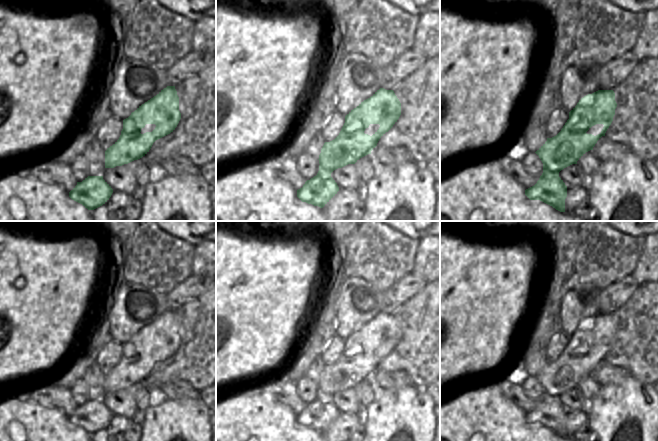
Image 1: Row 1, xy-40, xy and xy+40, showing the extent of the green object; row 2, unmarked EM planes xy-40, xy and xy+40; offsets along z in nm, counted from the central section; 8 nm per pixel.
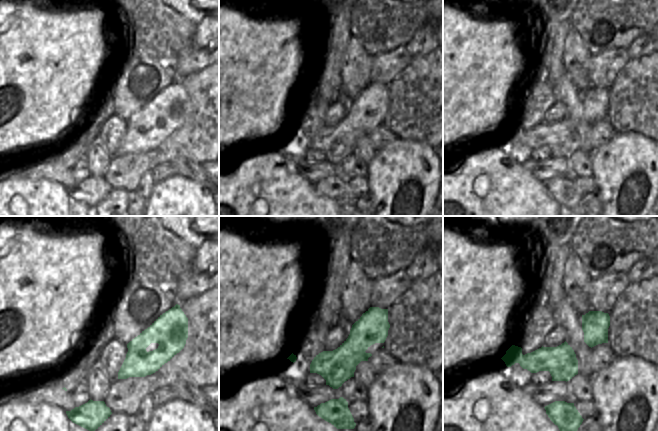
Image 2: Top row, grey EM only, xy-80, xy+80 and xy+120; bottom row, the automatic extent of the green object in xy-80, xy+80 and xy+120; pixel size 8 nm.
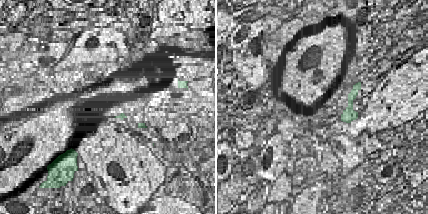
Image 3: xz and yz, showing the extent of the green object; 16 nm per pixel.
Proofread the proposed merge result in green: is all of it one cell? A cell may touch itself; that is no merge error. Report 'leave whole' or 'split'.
split

